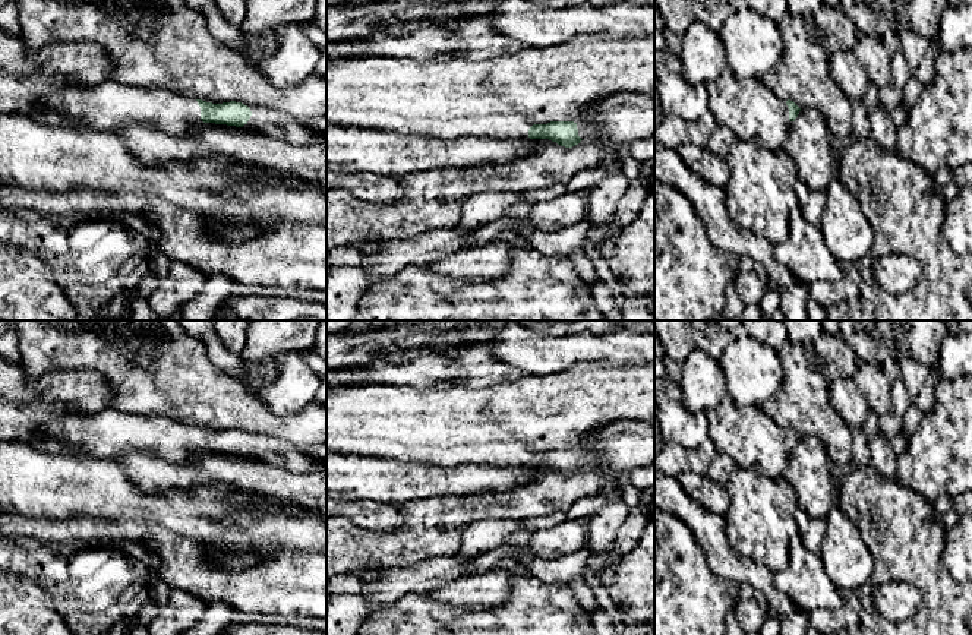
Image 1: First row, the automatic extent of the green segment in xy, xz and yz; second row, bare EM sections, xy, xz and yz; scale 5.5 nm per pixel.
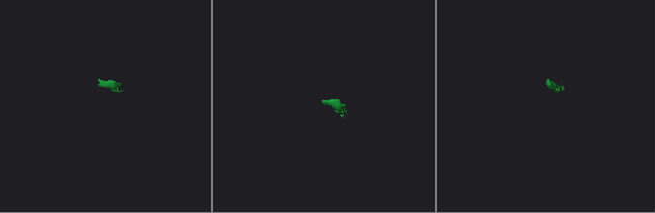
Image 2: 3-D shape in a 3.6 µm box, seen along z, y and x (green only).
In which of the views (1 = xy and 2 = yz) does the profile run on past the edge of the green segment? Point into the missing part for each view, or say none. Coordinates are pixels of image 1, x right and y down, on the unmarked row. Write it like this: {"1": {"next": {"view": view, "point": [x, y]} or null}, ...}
{"1": {"next": {"view": "xy", "point": [274, 451]}}, "2": {"next": null}}

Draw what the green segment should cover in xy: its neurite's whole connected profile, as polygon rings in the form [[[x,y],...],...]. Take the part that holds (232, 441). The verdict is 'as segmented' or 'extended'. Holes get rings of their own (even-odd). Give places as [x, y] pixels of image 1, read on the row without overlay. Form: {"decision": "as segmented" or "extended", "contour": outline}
{"decision": "extended", "contour": [[[196,429],[201,435],[201,448],[203,451],[236,454],[243,458],[263,461],[274,467],[296,471],[294,455],[300,451],[283,439],[262,435],[252,440],[247,433],[236,429],[223,432]]]}

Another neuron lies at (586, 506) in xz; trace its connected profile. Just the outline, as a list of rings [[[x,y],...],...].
[[[616,486],[612,493],[597,493],[594,496],[578,499],[567,512],[568,519],[590,518],[600,508],[606,506],[615,499],[622,499],[622,486]]]

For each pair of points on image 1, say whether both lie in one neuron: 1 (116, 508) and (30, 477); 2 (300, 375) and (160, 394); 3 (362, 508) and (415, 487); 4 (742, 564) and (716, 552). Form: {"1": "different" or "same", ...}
{"1": "same", "2": "different", "3": "different", "4": "same"}

